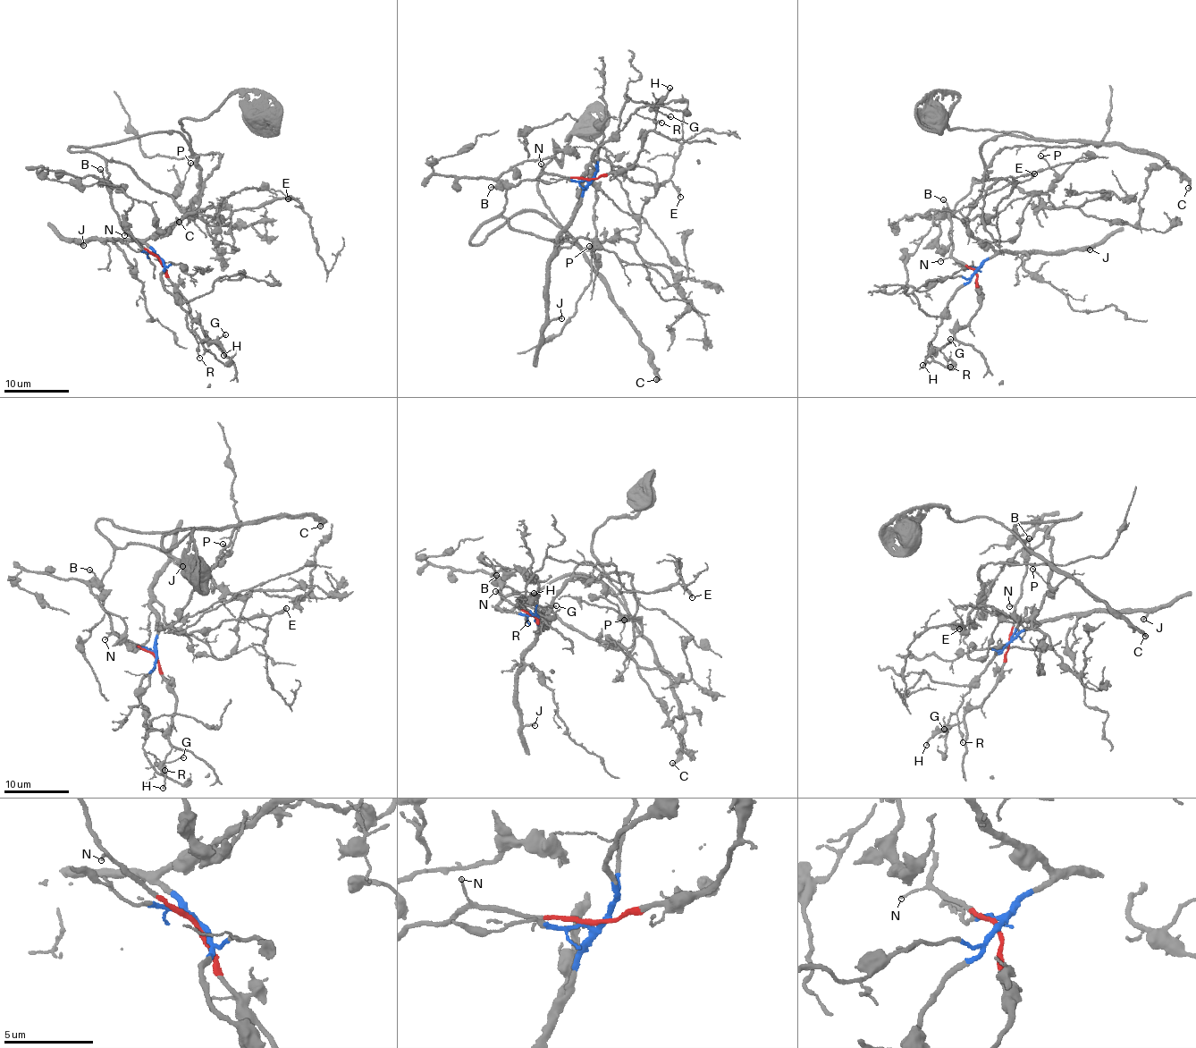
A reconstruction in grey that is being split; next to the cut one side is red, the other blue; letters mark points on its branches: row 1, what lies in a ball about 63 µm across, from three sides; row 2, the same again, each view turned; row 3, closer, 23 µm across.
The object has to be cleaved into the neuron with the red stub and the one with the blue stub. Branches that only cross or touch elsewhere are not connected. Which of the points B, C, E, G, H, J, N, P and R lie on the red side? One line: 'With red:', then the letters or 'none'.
With red: B, C, G, H, N, P

